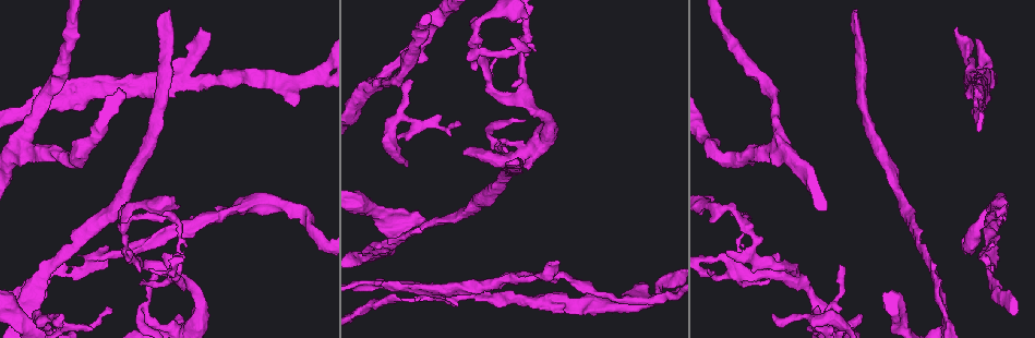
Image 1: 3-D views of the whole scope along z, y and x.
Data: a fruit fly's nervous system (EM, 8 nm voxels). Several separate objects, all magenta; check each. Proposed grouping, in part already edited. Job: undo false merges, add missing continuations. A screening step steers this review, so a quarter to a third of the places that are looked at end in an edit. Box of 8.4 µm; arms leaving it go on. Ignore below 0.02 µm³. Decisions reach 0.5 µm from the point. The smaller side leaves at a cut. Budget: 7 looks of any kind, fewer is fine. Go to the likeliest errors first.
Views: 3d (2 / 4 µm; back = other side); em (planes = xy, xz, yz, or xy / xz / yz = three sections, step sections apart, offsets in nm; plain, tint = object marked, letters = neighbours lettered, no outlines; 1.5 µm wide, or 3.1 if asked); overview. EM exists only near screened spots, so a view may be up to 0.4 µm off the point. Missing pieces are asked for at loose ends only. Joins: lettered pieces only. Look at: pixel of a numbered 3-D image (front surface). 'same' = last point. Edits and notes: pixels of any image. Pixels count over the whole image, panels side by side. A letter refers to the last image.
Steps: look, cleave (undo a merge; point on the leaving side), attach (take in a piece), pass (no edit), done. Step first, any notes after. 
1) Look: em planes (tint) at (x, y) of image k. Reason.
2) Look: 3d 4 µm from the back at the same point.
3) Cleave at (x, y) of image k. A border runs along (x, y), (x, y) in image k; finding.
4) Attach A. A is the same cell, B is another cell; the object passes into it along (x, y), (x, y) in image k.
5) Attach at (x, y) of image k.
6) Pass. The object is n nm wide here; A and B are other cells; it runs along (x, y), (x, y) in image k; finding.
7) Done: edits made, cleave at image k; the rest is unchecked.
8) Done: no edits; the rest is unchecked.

Look: 3d 2 µm from the back at (62, 314) of image 1. Free end.

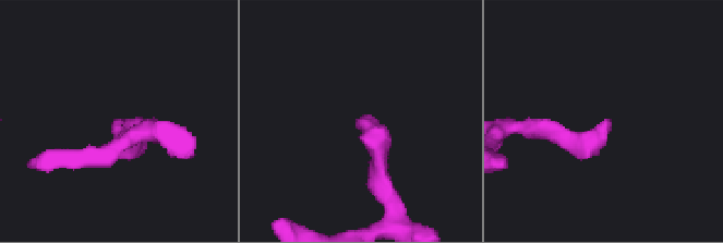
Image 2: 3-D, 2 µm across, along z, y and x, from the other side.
Look: em xy step 8 (letters) at (116, 119) of image 2.

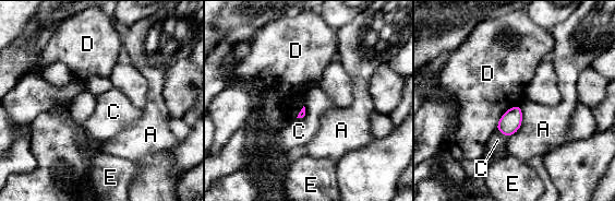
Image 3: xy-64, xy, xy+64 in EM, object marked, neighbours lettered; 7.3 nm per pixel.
Look: em planes (letters) at the same point. Another direction.

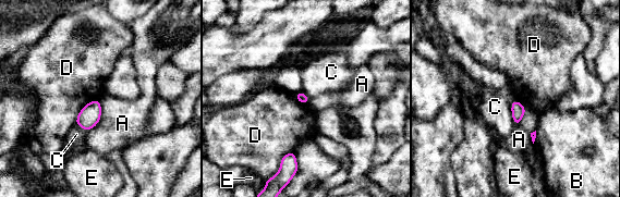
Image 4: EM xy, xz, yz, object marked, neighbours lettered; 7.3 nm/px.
Pass. A, B, C, D and E are other cells; a border runs along (99, 99), (88, 101), (74, 123) in image 4; none of them fits.

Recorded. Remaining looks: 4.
Look: em planes (letters) at (953, 34) of image 1.

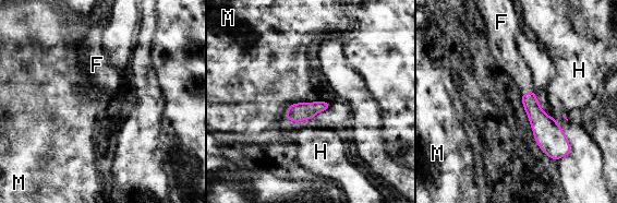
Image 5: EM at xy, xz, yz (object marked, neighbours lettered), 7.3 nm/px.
Attach at (511, 61) of image 5. The object is 140 nm wide here; F is the same cell, H and M are other cells; the object passes into it along (539, 120), (527, 91), (511, 61) in image 5; it goes on there.

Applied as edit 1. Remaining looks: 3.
Look: em yz step 4 (tint) at (145, 83) of image 1. A fork.

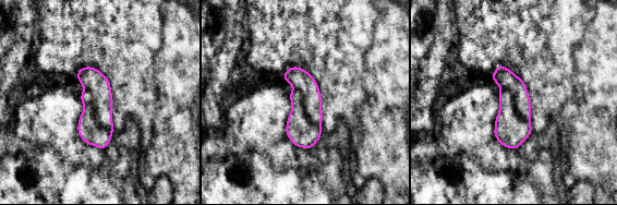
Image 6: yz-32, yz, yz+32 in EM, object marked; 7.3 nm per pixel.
Look: em yz step 4 (letters) at the same point.

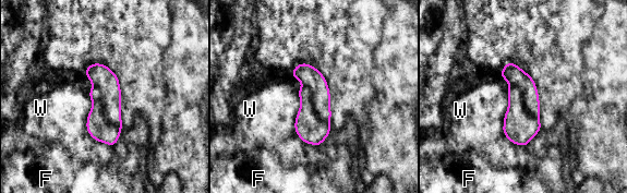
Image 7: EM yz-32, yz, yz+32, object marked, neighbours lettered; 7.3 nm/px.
Cleave at (100, 75) of image 7. The longest contact is with F, 320 nm; F and W are other cells; the part that leaves runs along (94, 65), (109, 85), (119, 123) in image 7; a second neuron is stuck on.

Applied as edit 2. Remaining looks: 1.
Done: edits made, attach at image 5, cleave at image 7; the rest is unchecked.

